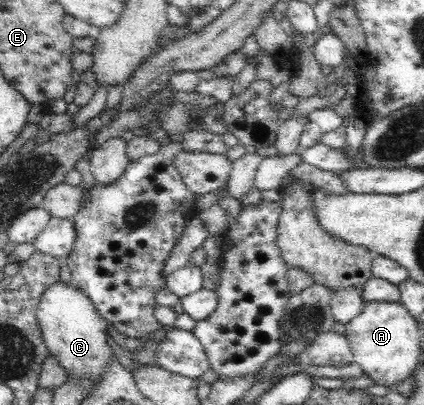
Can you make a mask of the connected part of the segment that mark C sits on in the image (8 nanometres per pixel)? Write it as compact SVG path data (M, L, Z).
M59 281L38 298L36 318L40 323L45 344L51 355L68 371L68 377L94 377L95 385L112 357L112 349L107 345L108 321L99 315L97 308L80 288Z

